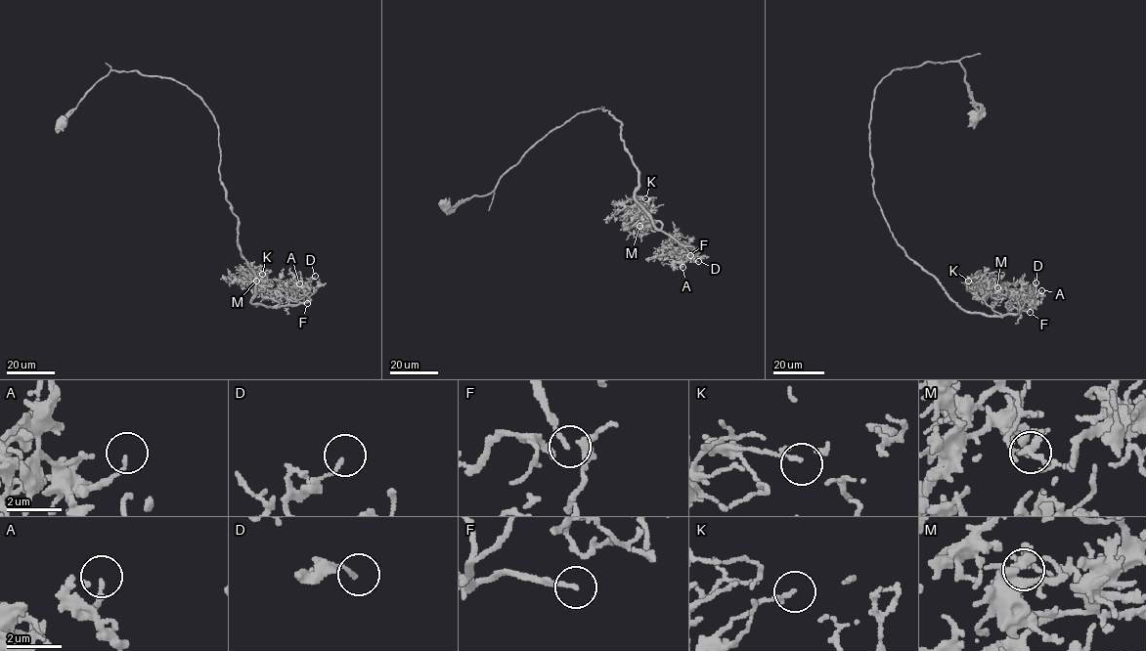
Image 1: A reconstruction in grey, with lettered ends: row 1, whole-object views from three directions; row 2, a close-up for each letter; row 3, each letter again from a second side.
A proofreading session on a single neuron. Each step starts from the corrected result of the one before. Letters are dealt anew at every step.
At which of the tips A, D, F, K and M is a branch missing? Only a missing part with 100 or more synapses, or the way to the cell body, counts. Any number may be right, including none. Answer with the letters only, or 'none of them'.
F

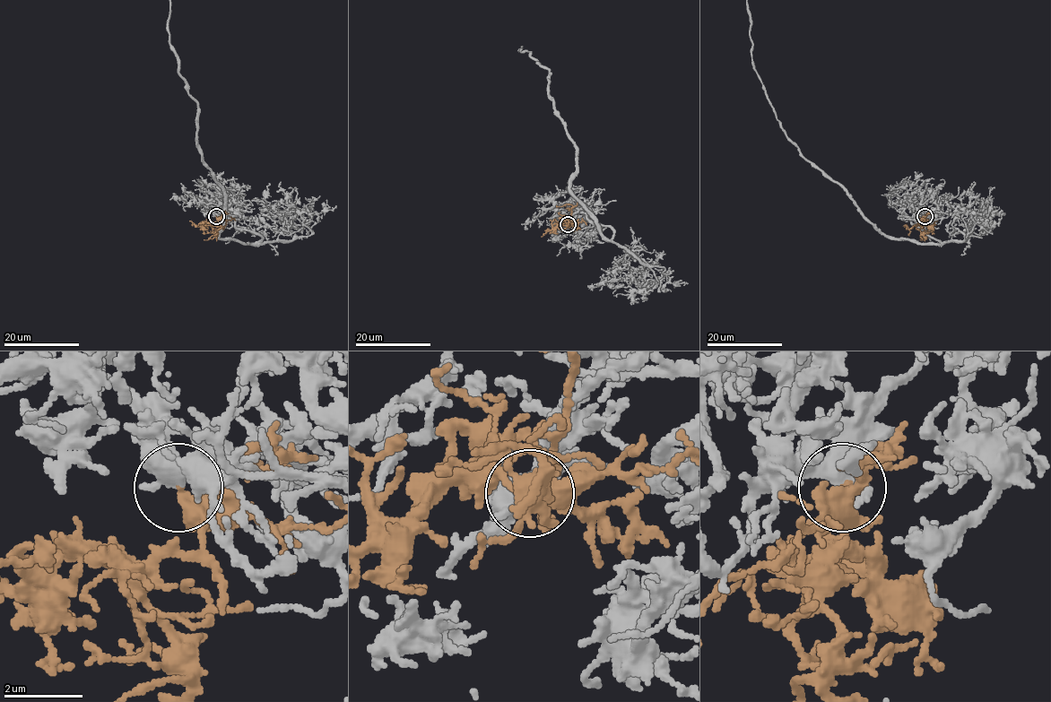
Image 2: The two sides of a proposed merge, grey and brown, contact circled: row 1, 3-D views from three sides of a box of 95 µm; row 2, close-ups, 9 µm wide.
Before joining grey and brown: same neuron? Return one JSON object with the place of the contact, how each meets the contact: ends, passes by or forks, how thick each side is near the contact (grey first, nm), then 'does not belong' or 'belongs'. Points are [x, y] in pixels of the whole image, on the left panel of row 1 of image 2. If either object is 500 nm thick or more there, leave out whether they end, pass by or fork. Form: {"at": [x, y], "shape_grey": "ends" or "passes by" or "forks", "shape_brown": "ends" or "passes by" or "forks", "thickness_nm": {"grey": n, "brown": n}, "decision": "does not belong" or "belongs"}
{"at": [216, 216], "shape_grey": "passes by", "shape_brown": "ends", "thickness_nm": {"grey": 480, "brown": 160}, "decision": "belongs"}

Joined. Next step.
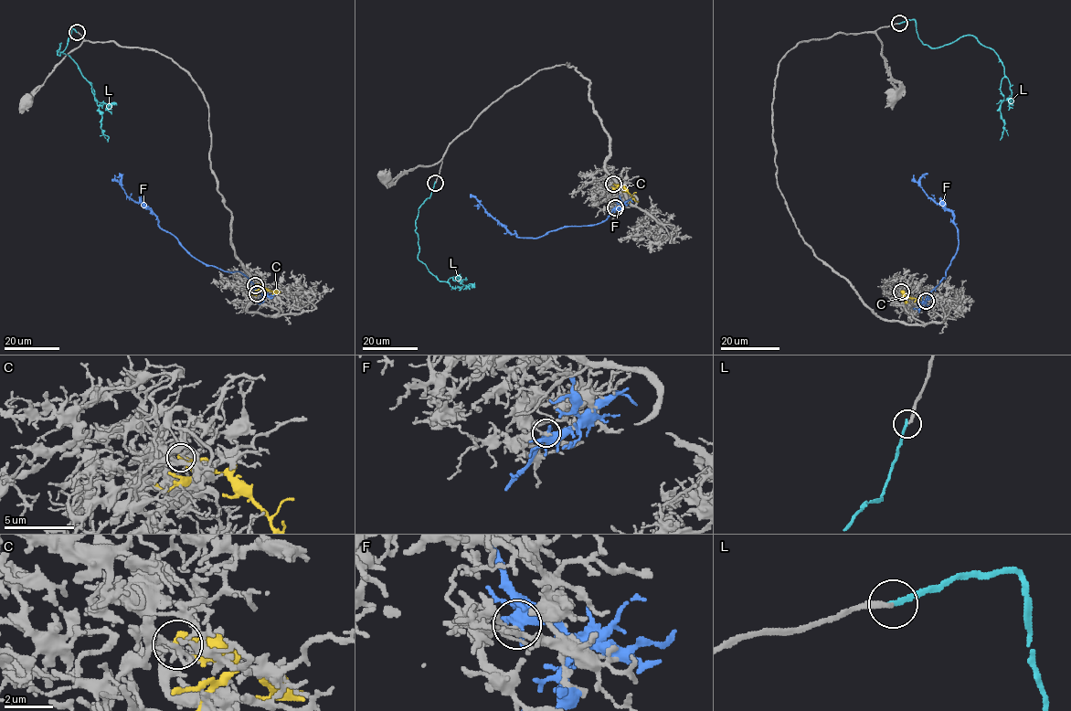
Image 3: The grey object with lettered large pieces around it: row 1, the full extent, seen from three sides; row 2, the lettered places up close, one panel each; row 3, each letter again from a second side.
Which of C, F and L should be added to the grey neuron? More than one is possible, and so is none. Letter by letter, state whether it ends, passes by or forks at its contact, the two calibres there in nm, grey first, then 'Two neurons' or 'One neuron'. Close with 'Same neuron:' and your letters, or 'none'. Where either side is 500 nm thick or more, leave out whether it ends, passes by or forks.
C: It ends there. Thickness 170 nm (grey) against 460 nm. Two neurons
F: It forks there. Thickness 240 nm (grey) against 360 nm. Two neurons
L: It ends there. Thickness 180 nm (grey) against 200 nm. Two neurons
Same neuron: none

